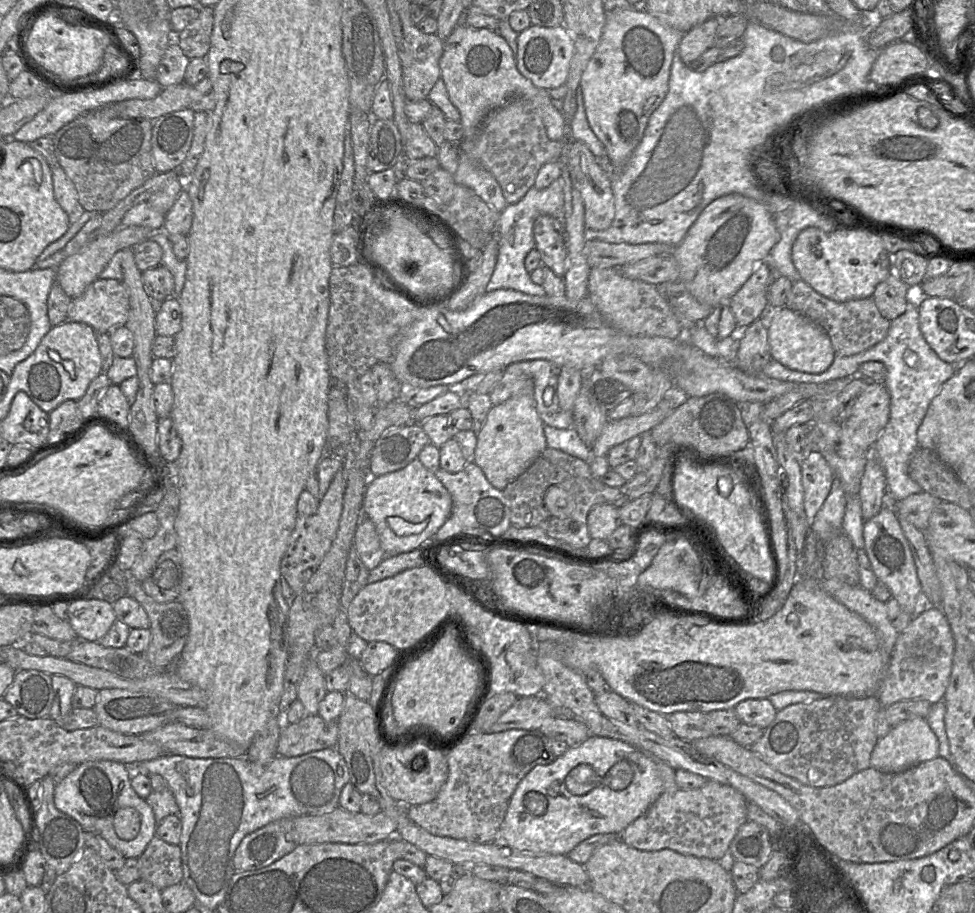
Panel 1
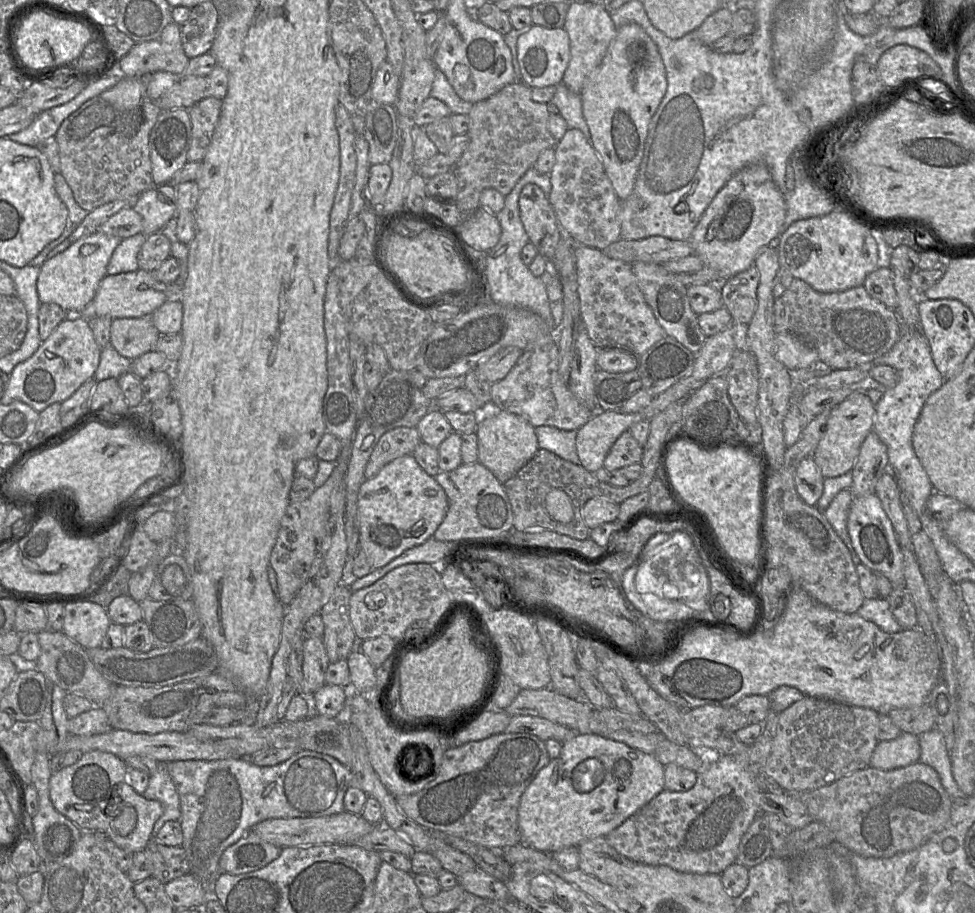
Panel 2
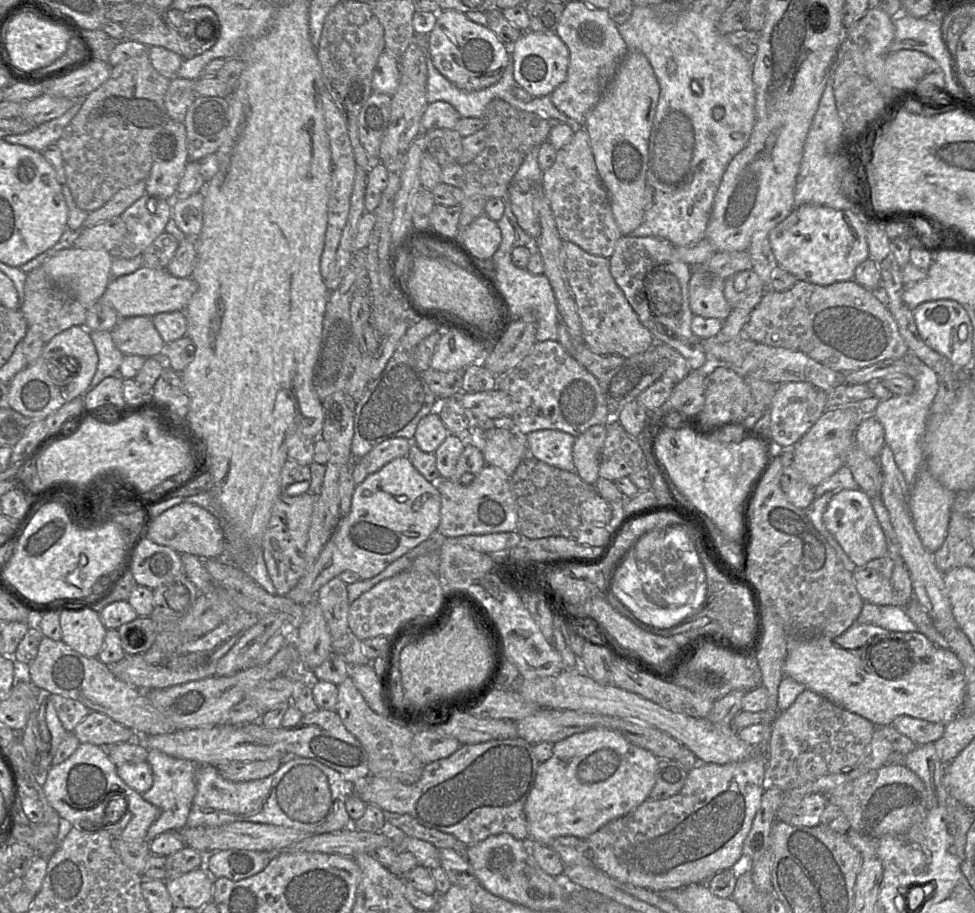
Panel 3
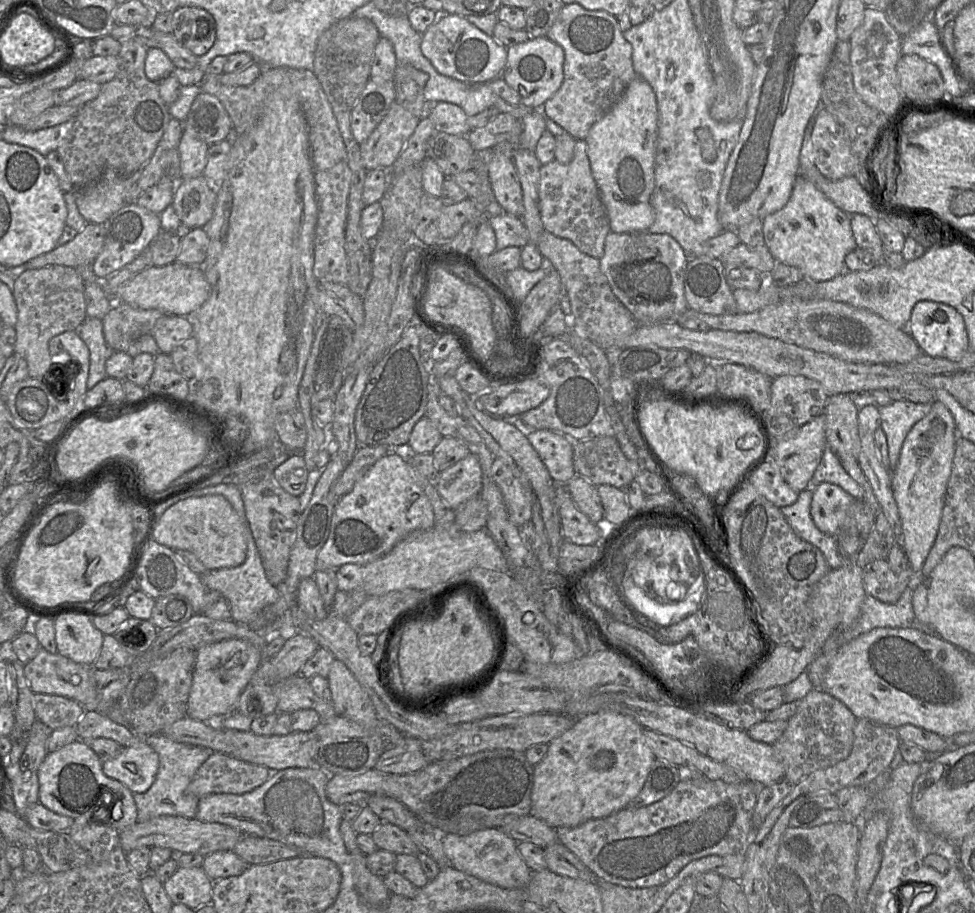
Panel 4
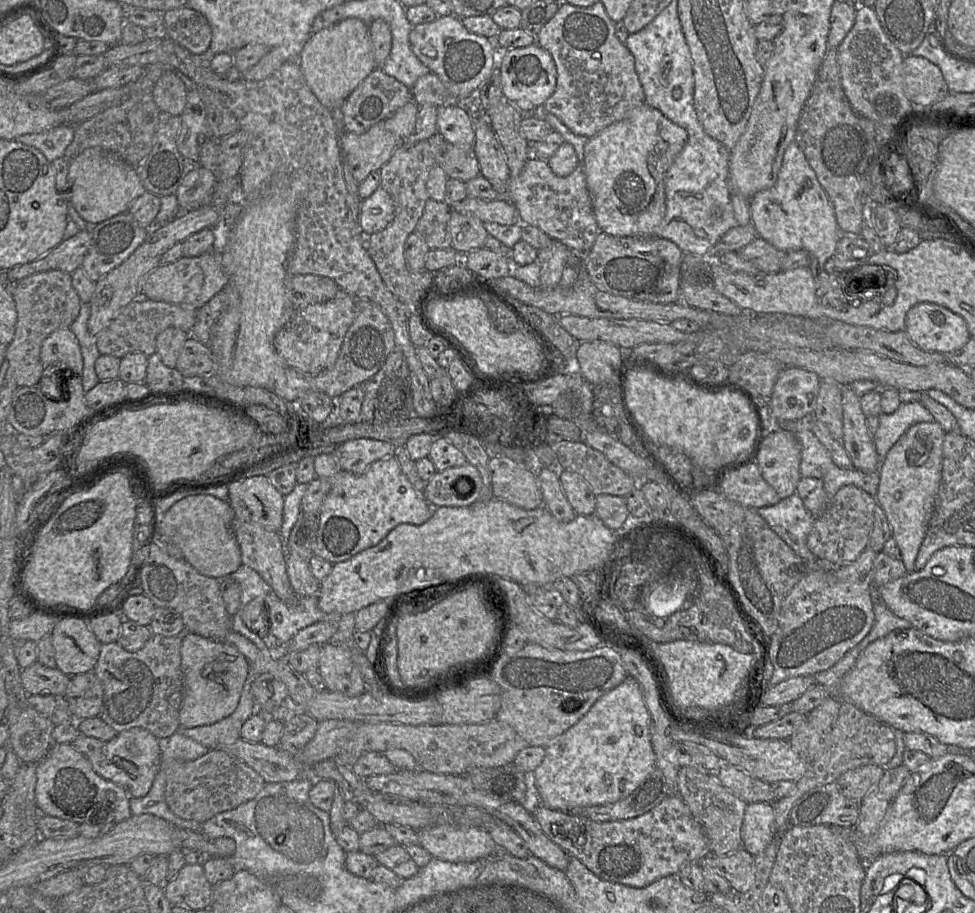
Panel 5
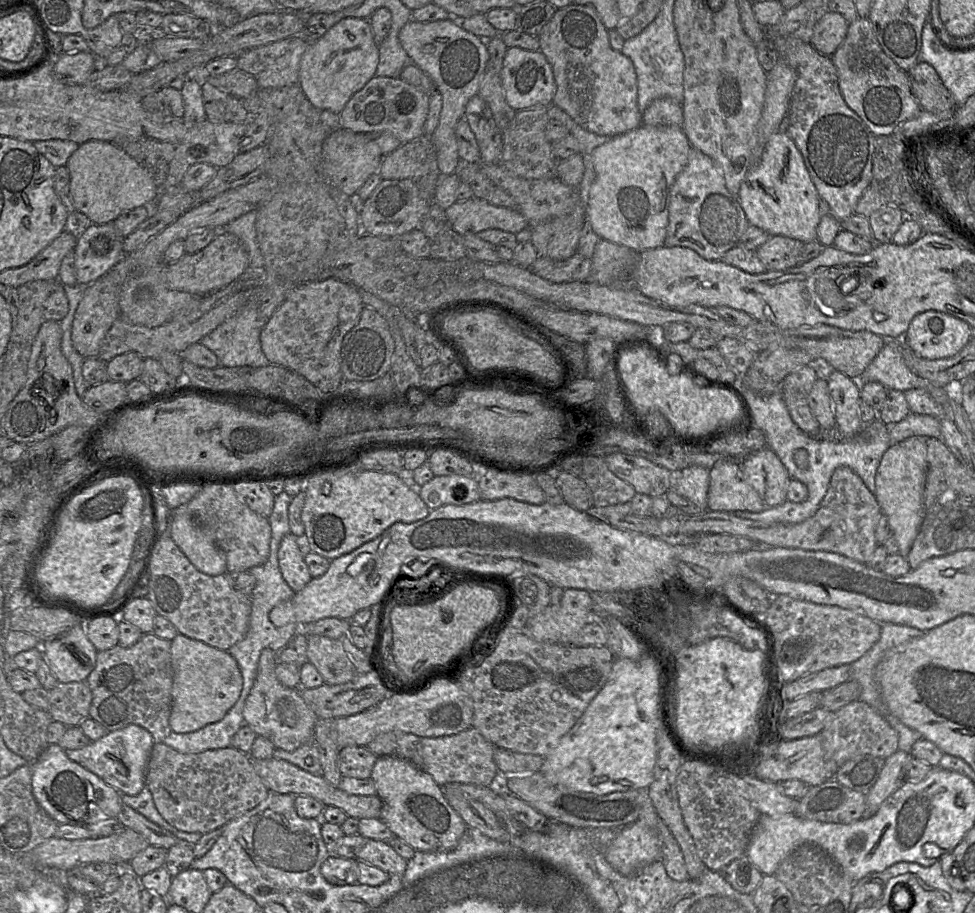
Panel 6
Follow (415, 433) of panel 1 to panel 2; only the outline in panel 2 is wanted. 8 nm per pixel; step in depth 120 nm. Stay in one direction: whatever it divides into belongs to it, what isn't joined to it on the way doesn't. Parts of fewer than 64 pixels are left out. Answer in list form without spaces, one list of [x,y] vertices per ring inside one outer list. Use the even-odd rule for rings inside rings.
[[[397,427],[386,432],[376,444],[365,467],[366,479],[373,478],[389,462],[412,454],[421,442],[416,427]]]

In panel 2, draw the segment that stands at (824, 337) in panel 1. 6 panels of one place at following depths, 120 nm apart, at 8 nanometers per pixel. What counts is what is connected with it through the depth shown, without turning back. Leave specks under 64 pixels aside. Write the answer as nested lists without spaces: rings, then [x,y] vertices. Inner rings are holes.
[[[788,333],[775,335],[775,356],[789,371],[807,369],[819,361],[815,349]]]

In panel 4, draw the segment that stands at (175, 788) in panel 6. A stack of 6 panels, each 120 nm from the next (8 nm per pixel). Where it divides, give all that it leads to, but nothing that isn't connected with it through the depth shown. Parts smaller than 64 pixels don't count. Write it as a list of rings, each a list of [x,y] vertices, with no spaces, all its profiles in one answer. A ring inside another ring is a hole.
[[[213,752],[195,773],[188,793],[199,799],[210,794],[241,795],[264,784],[271,774],[264,766]]]

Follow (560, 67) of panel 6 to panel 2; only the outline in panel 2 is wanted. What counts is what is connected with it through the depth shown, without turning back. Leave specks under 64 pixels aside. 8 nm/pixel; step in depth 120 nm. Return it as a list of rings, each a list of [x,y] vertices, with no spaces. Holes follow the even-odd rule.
[[[570,2],[563,28],[570,39],[570,61],[562,83],[571,92],[581,94],[585,81],[599,67],[609,46],[615,39],[617,29],[601,2]]]

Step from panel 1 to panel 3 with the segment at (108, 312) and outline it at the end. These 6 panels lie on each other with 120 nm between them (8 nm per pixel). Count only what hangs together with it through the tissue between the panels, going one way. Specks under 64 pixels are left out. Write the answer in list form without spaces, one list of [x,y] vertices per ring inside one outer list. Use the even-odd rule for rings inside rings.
[[[141,266],[135,272],[121,277],[111,278],[101,301],[112,307],[120,318],[147,316],[159,313],[185,311],[197,284],[192,278],[179,278],[171,275],[166,269],[152,269]]]

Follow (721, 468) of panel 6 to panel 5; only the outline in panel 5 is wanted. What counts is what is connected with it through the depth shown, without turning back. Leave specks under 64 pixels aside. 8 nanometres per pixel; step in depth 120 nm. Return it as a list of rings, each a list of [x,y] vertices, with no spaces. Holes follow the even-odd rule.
[[[757,462],[726,473],[717,490],[729,500],[753,509],[773,506],[781,501],[763,478]]]

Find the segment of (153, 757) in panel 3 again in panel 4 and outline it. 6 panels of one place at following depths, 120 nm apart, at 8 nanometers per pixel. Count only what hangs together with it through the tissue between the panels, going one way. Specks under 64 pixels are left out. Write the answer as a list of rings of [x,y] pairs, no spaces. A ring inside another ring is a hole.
[[[163,734],[143,738],[158,754],[159,768],[152,786],[144,793],[133,794],[137,807],[137,822],[145,822],[162,815],[195,818],[200,799],[194,794],[188,793],[188,786],[199,767],[214,751],[202,746],[173,741]]]

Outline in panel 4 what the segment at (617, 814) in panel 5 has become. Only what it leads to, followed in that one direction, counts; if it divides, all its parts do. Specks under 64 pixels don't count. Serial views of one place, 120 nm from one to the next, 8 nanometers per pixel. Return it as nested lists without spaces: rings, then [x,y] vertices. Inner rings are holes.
[[[655,759],[643,788],[626,808],[638,809],[658,802],[669,795],[680,781],[678,766]]]

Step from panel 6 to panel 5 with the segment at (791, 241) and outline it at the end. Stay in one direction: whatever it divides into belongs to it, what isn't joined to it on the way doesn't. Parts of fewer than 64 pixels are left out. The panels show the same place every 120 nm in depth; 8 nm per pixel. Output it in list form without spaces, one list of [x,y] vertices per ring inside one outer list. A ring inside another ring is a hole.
[[[756,237],[739,251],[740,255],[752,262],[763,273],[781,271],[782,260],[787,252],[779,250],[761,237]]]

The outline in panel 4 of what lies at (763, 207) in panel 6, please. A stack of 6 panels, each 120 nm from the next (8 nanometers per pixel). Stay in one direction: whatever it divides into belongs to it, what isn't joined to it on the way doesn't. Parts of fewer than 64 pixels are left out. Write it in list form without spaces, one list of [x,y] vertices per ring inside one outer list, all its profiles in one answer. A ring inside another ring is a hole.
[[[798,174],[791,196],[780,210],[762,220],[765,244],[777,262],[797,267],[803,277],[814,281],[826,281],[846,271],[845,257],[857,248],[851,229],[851,214],[838,208],[812,182]]]

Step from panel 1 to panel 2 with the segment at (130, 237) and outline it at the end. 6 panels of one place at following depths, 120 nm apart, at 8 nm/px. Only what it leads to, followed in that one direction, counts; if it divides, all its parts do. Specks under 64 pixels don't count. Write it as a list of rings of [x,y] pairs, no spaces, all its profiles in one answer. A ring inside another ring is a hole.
[[[97,231],[73,242],[66,250],[46,259],[40,266],[37,293],[41,304],[55,303],[68,314],[79,314],[94,298],[101,280],[107,275],[112,253],[122,239]]]

